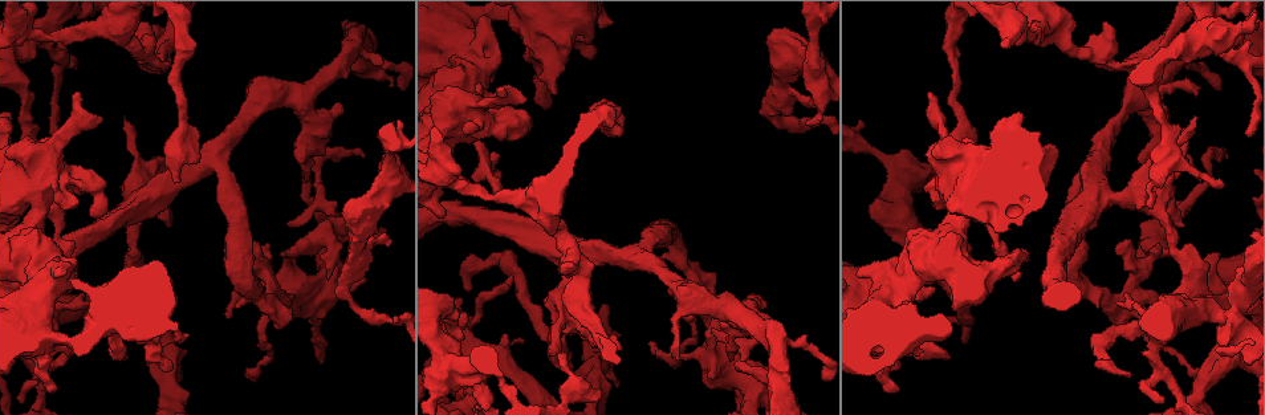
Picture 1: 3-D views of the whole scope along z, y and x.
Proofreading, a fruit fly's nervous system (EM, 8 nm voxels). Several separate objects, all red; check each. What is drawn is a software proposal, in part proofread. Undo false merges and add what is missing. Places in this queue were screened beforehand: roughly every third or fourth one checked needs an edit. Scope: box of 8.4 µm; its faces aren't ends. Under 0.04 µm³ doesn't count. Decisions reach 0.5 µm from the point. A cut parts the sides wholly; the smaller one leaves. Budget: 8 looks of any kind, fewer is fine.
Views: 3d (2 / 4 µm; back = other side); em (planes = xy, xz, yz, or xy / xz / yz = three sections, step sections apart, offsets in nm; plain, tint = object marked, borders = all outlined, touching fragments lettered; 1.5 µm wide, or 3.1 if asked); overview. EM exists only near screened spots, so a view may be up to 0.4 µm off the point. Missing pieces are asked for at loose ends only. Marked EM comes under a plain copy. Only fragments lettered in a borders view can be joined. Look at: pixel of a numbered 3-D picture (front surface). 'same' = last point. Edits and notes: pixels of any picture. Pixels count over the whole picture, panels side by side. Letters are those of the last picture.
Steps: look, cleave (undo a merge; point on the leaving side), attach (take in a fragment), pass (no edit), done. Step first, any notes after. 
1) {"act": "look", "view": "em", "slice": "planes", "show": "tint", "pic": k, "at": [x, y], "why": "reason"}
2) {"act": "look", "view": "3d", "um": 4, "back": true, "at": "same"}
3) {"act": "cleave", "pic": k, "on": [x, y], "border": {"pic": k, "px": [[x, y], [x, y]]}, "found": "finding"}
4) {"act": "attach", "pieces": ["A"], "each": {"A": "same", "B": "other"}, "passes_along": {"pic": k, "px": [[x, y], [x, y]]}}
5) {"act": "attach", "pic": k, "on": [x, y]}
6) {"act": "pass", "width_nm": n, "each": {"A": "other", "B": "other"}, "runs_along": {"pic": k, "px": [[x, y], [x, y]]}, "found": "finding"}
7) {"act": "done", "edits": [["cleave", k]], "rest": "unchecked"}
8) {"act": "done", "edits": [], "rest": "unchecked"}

{"act": "look", "view": "em", "slice": "planes", "show": "borders", "pic": 1, "at": [673, 354], "why": "branch stops here"}

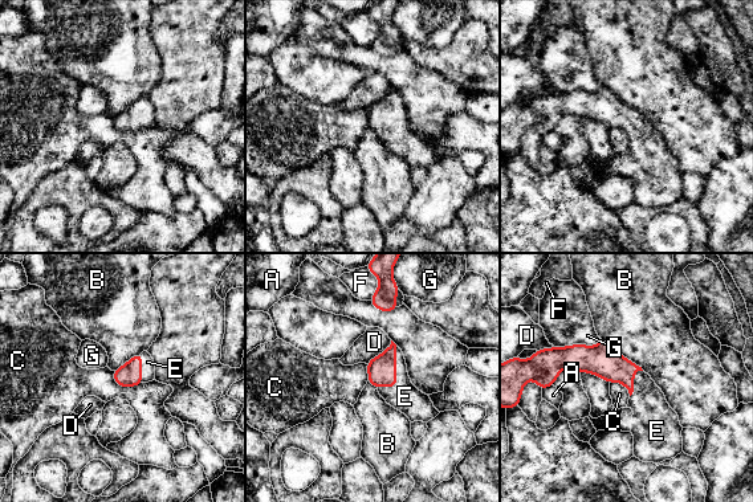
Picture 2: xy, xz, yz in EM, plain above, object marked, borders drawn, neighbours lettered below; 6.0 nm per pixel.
{"act": "attach", "pieces": ["E"], "each": {"A": "other", "B": "other", "C": "other", "D": "other", "E": "same", "F": "other", "G": "other"}, "found": "it goes on there"}

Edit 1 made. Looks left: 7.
{"act": "look", "view": "overview", "why": "redraw"}

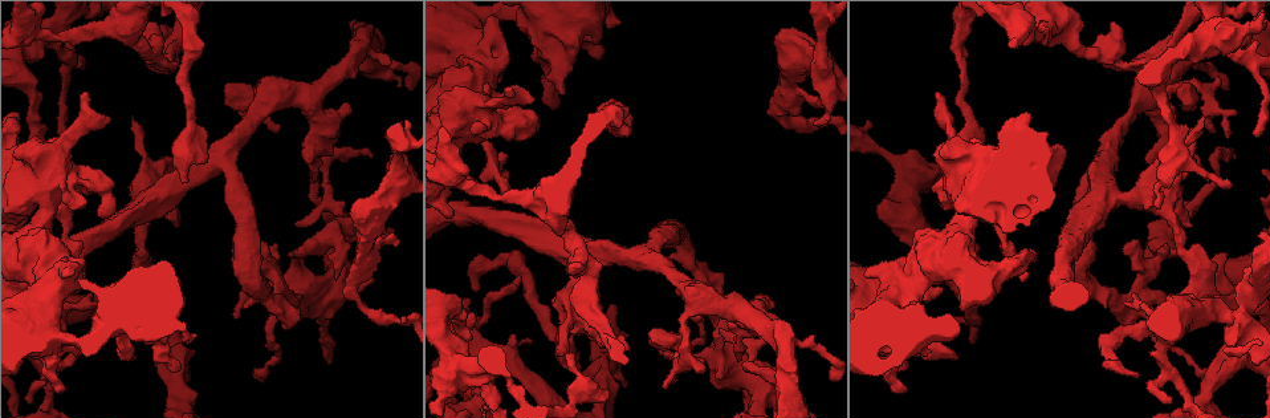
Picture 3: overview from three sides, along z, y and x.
{"act": "look", "view": "em", "slice": "planes", "show": "borders", "pic": 3, "at": [398, 241], "why": "free end"}

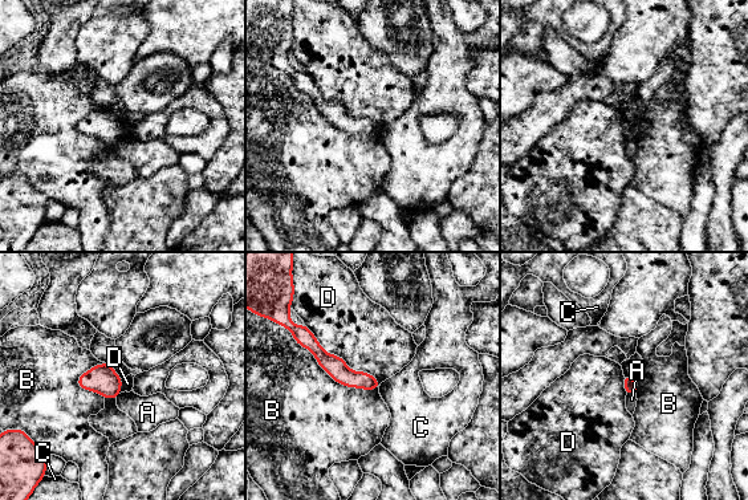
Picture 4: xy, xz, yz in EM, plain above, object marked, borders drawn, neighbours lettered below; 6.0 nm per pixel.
{"act": "pass", "each": {"A": "other", "B": "other", "C": "other", "D": "other"}, "found": "none of them fits"}

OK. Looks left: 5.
{"act": "done", "edits": [["attach", 2]], "rest": "unchecked"}

